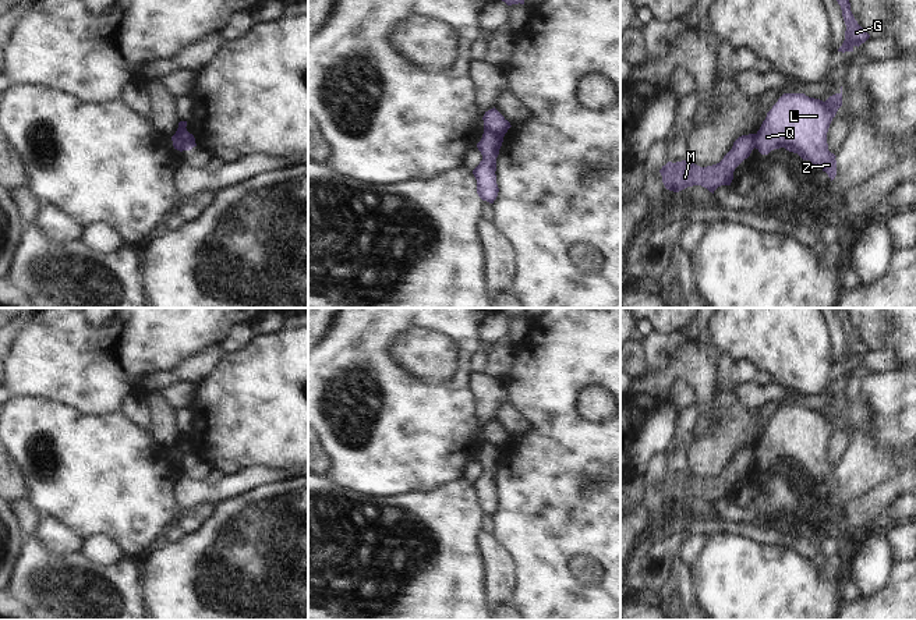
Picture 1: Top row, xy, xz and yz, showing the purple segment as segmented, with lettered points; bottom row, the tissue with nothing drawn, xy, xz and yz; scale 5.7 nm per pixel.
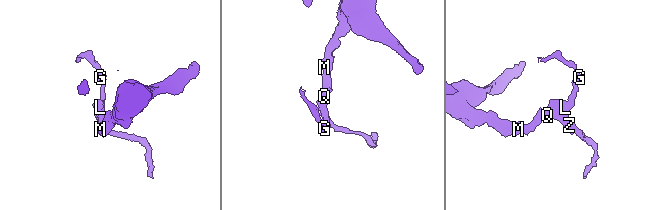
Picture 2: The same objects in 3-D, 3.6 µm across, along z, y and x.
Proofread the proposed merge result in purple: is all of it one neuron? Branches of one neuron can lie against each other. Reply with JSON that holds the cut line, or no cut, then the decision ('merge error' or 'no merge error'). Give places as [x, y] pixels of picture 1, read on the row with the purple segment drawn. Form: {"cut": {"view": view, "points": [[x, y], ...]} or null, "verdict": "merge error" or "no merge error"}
{"cut": {"view": "xz", "points": [[484, 130], [502, 137]]}, "verdict": "merge error"}

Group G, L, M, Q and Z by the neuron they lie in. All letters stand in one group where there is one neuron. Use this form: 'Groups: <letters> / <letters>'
Groups: G L Q Z / M

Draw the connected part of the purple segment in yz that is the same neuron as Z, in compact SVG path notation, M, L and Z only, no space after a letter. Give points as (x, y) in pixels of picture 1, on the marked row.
M842 86L839 93L825 102L804 93L784 93L757 131L756 149L768 155L785 148L821 167L832 181L837 176L837 156L828 150L827 132L841 106Z

